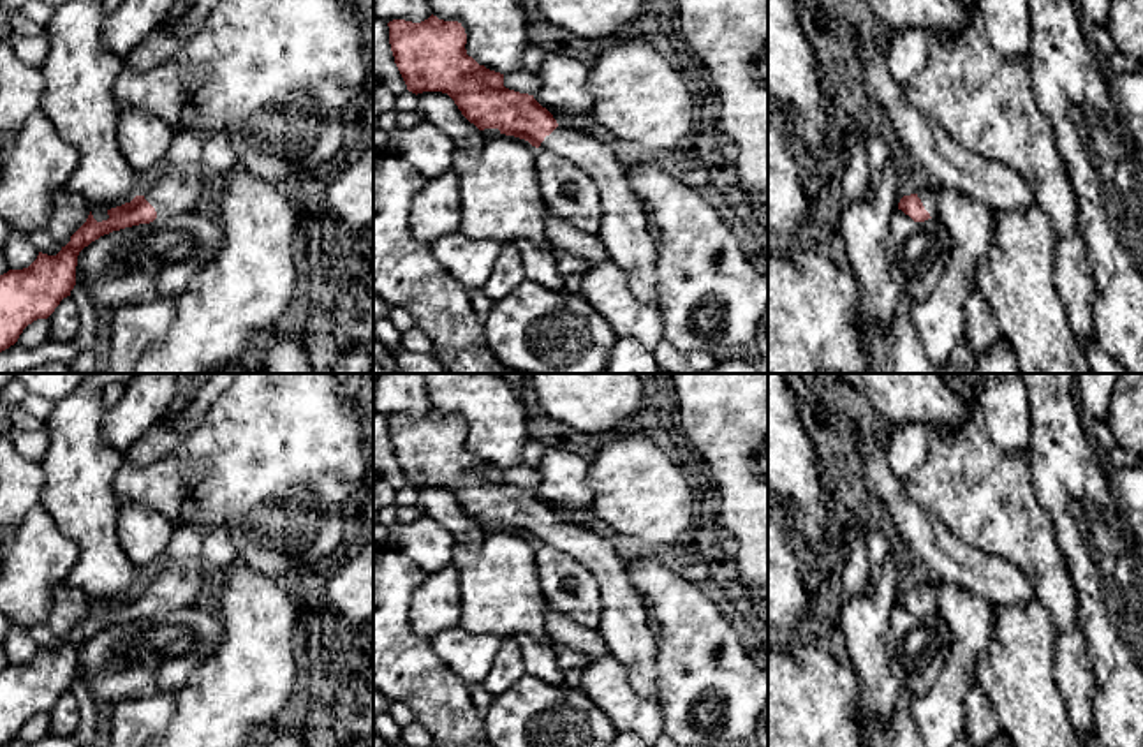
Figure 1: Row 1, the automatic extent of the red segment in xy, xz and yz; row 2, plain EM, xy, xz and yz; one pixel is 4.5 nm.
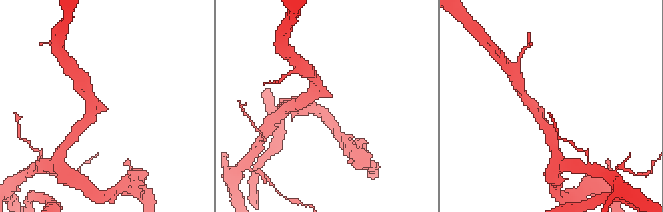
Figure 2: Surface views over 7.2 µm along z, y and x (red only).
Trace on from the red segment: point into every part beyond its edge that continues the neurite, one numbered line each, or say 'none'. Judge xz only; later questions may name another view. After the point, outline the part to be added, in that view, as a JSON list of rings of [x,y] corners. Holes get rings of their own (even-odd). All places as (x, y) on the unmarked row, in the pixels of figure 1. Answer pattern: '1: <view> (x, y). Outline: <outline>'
1: xz (624, 628). Outline: [[[557,521],[539,543],[571,555],[595,576],[602,599],[597,631],[609,655],[625,666],[638,694],[660,703],[655,638],[643,597],[627,580],[625,560],[608,539],[574,521]]]

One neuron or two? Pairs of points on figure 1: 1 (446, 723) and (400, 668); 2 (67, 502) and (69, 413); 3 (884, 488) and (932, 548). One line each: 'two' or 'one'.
1: one
2: one
3: one

